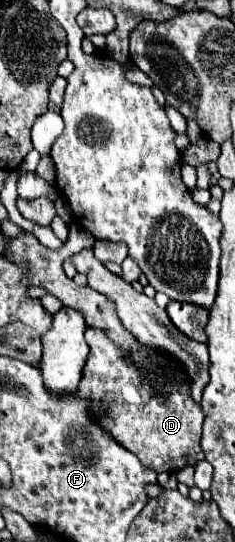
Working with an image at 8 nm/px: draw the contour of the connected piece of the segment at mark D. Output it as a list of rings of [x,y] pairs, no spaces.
[[[87,328],[85,340],[91,352],[79,384],[79,398],[87,402],[91,420],[157,474],[177,472],[203,460],[199,444],[203,412],[191,398],[191,380],[181,362],[147,344],[123,354],[101,328]]]

